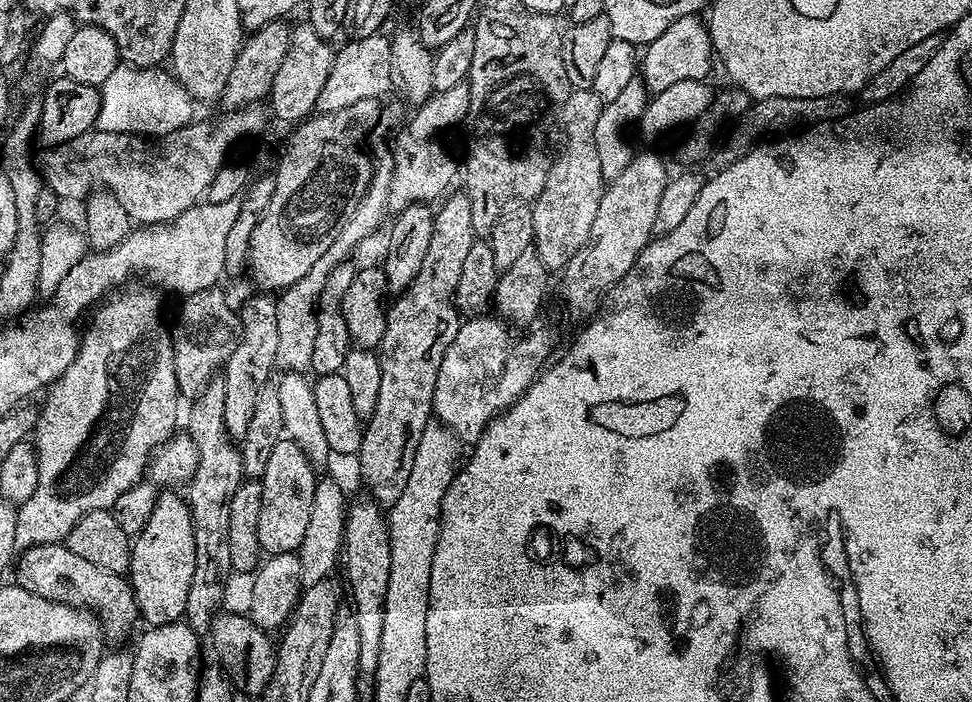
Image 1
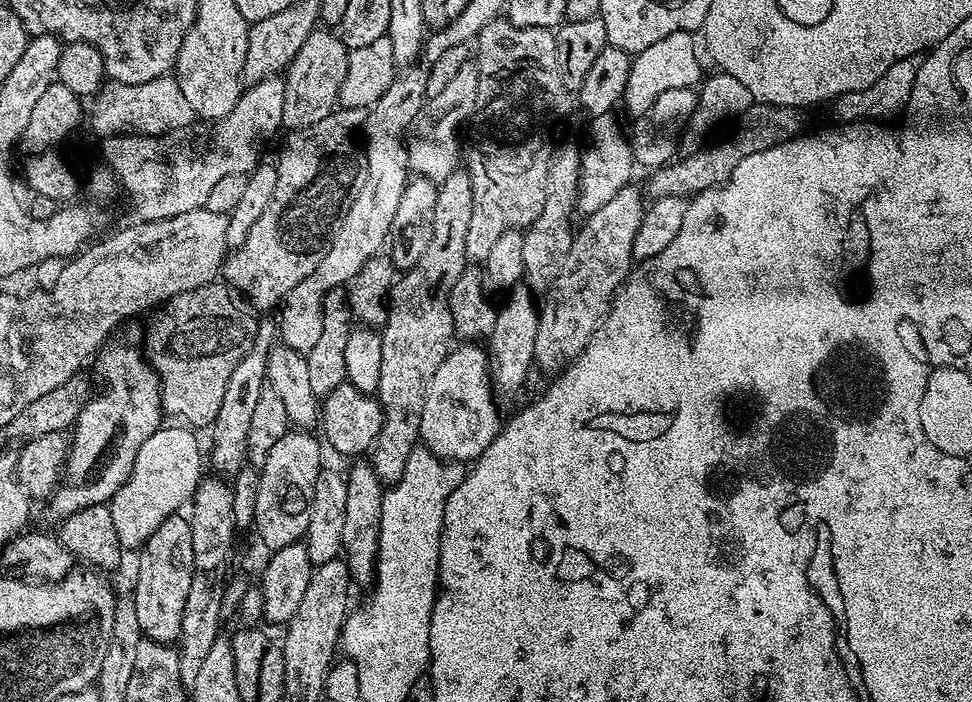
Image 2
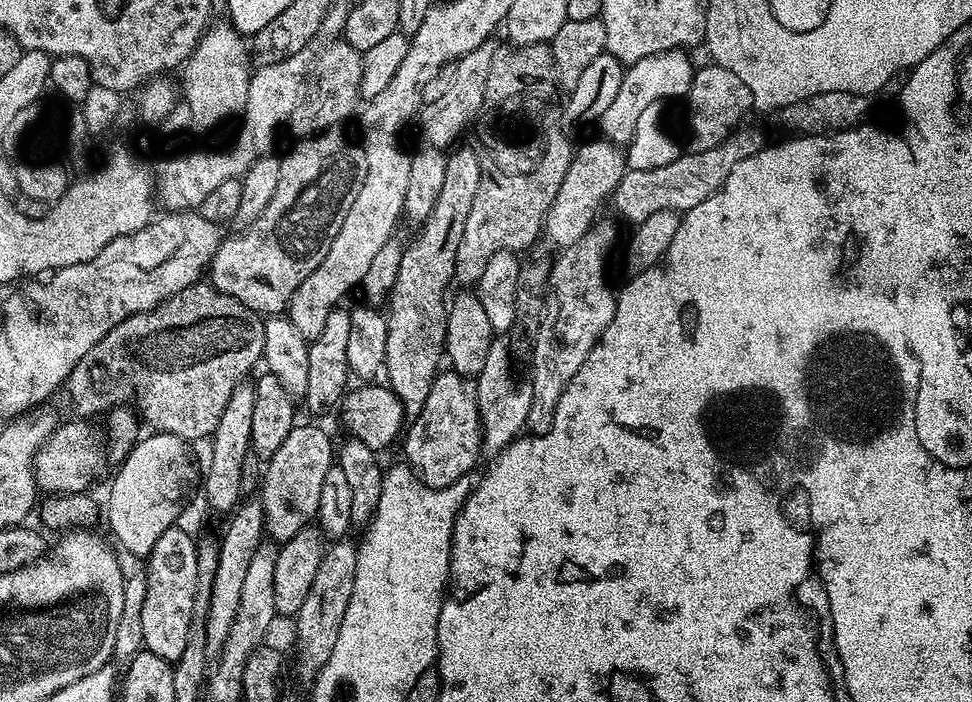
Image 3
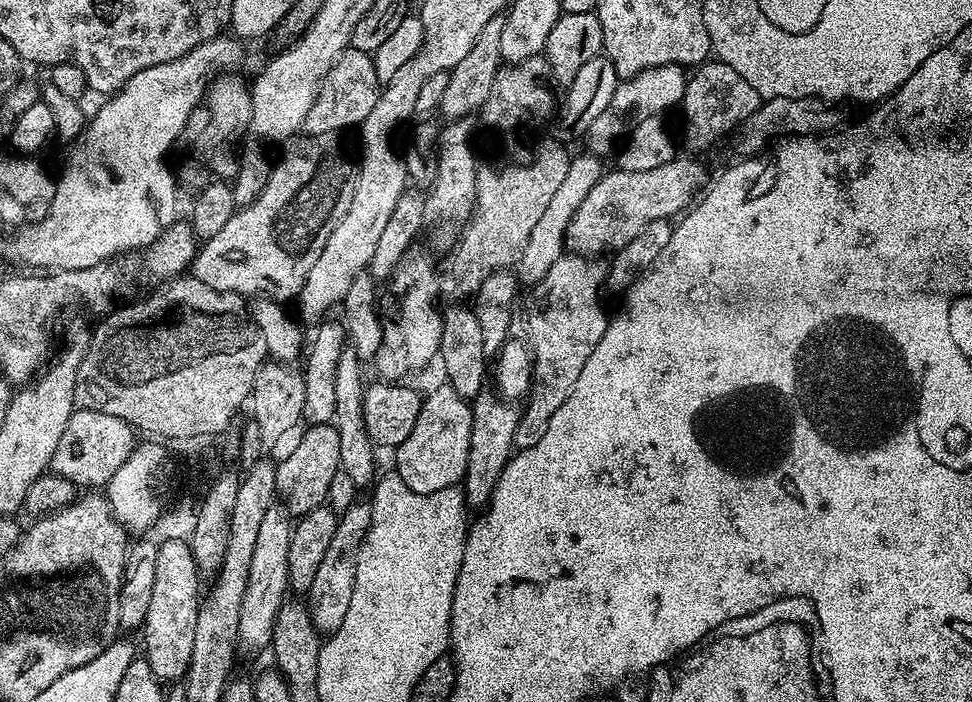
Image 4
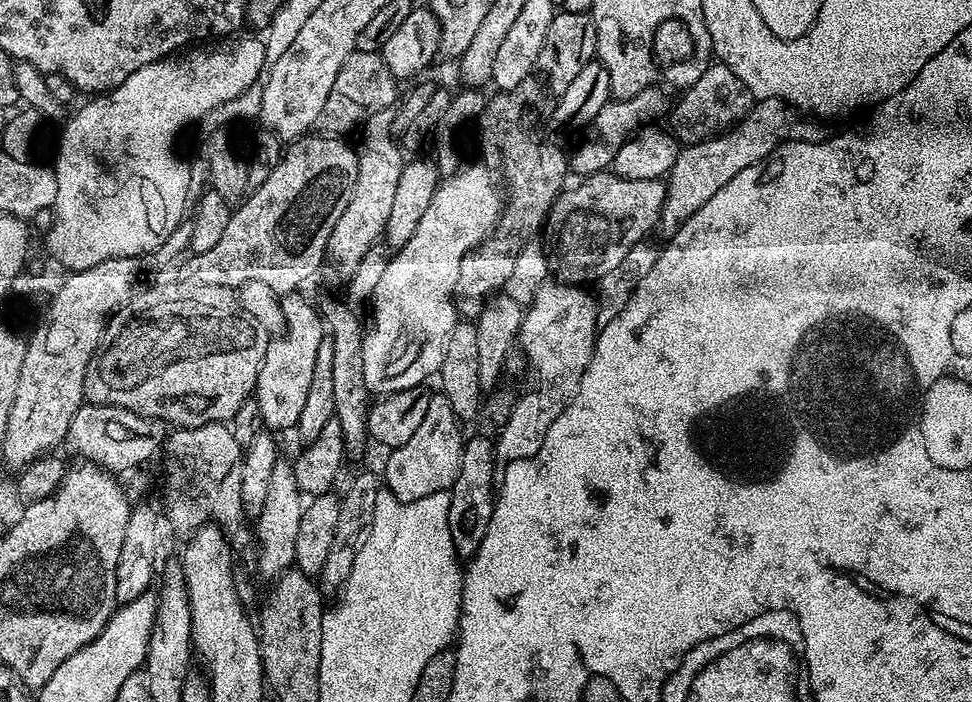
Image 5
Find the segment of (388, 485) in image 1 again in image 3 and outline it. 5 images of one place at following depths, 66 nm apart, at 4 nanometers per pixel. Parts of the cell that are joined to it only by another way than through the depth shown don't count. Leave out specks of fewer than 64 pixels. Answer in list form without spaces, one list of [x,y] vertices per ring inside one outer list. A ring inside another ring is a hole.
[[[453,147],[447,153],[446,179],[438,193],[438,202],[434,202],[434,210],[430,210],[419,229],[420,237],[405,247],[398,278],[386,300],[388,333],[383,371],[386,376],[388,372],[387,387],[400,399],[408,418],[414,418],[426,406],[426,394],[430,394],[432,381],[438,375],[436,363],[445,355],[444,291],[456,275],[458,242],[462,242],[462,230],[466,230],[466,218],[474,206],[474,194],[478,194],[478,182],[482,178],[475,147],[460,147]]]

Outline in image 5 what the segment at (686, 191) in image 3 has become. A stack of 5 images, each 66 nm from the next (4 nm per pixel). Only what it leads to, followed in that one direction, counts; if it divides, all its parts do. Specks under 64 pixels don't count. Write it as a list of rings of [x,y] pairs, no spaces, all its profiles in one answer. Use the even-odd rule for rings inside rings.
[[[611,170],[583,177],[577,184],[580,184],[577,188],[569,187],[561,191],[548,211],[546,251],[549,269],[559,279],[584,286],[600,280],[602,274],[607,274],[609,270],[614,270],[614,266],[618,266],[618,262],[622,262],[622,257],[630,251],[630,246],[641,243],[647,237],[644,235],[659,225],[668,189],[663,179],[622,178]]]

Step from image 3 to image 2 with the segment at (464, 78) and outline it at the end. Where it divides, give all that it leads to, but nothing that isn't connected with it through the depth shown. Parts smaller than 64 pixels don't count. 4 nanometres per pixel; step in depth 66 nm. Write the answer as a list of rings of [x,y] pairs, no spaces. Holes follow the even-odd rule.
[[[469,62],[458,69],[458,74],[454,74],[453,80],[439,94],[425,99],[422,110],[418,110],[418,115],[410,122],[406,133],[408,167],[416,176],[439,182],[461,167],[462,140],[456,135],[463,124],[465,127],[471,121],[476,111],[477,98],[478,70],[475,63]]]

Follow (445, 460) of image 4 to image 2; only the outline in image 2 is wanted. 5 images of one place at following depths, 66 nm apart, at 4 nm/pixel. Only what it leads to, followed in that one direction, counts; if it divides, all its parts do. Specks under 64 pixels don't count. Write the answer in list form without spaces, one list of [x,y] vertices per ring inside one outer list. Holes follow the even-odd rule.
[[[476,342],[457,343],[438,370],[434,370],[430,390],[426,390],[426,406],[420,423],[423,447],[442,460],[475,462],[486,446],[494,442],[502,427],[502,416],[500,420],[495,399],[487,351]]]

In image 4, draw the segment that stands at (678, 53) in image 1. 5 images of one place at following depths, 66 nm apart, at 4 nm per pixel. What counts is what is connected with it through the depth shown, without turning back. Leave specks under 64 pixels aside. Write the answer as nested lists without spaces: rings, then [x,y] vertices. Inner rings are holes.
[[[678,64],[654,66],[642,70],[636,76],[621,79],[614,90],[614,98],[610,98],[610,106],[590,122],[586,133],[587,151],[591,155],[608,158],[621,147],[622,141],[642,122],[642,118],[660,116],[667,108],[672,108],[684,99],[684,91],[688,85],[685,69]]]

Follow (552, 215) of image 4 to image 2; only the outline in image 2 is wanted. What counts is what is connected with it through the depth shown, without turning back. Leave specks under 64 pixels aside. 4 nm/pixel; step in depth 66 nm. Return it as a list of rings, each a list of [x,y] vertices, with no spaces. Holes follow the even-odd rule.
[[[612,112],[591,117],[592,125],[588,128],[588,145],[583,145],[580,154],[580,190],[576,193],[576,212],[585,217],[594,214],[594,210],[602,210],[618,190],[629,187],[633,183],[632,145],[629,137],[620,129]]]

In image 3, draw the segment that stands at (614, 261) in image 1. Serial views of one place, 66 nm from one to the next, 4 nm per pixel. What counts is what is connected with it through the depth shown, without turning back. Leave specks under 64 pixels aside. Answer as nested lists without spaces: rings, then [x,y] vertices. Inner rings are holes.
[[[593,223],[583,238],[567,245],[548,269],[546,299],[534,333],[536,341],[532,344],[532,401],[526,425],[532,434],[548,432],[556,413],[556,403],[570,378],[578,374],[582,362],[586,362],[590,350],[594,350],[614,318],[617,293],[608,285],[608,259],[616,244],[616,228],[600,223]]]

